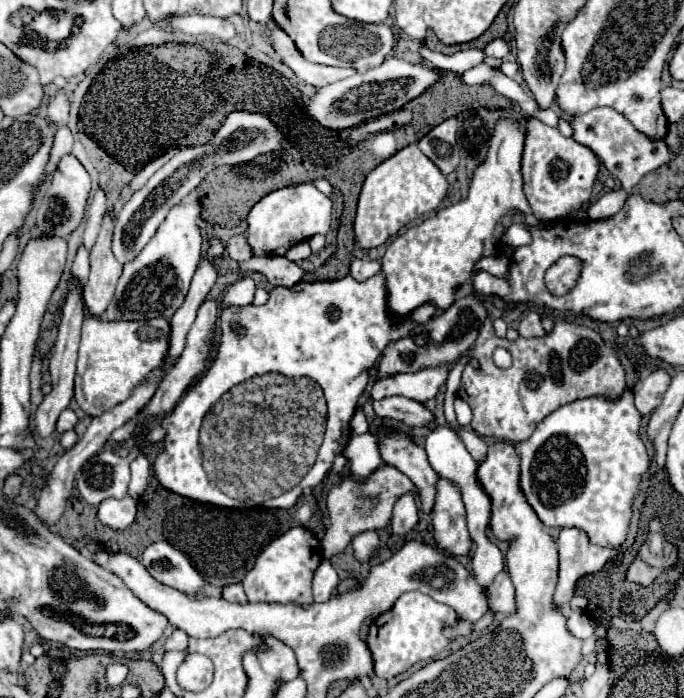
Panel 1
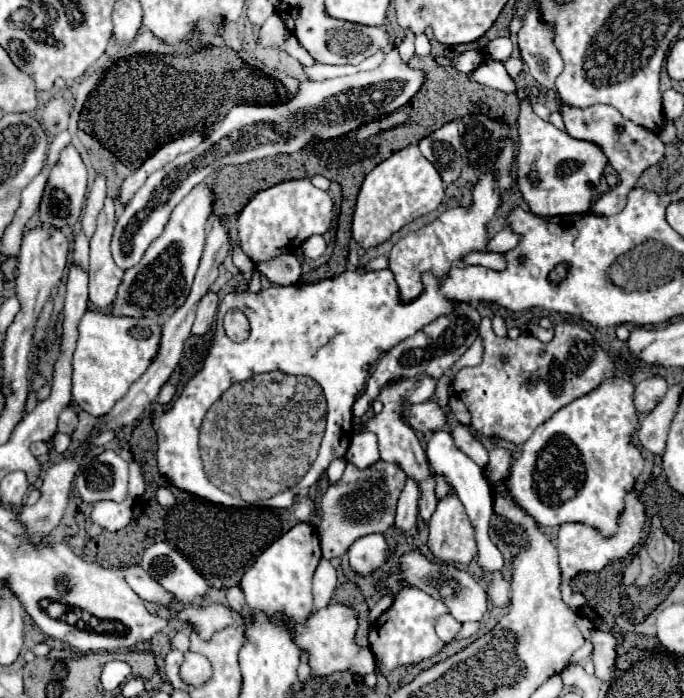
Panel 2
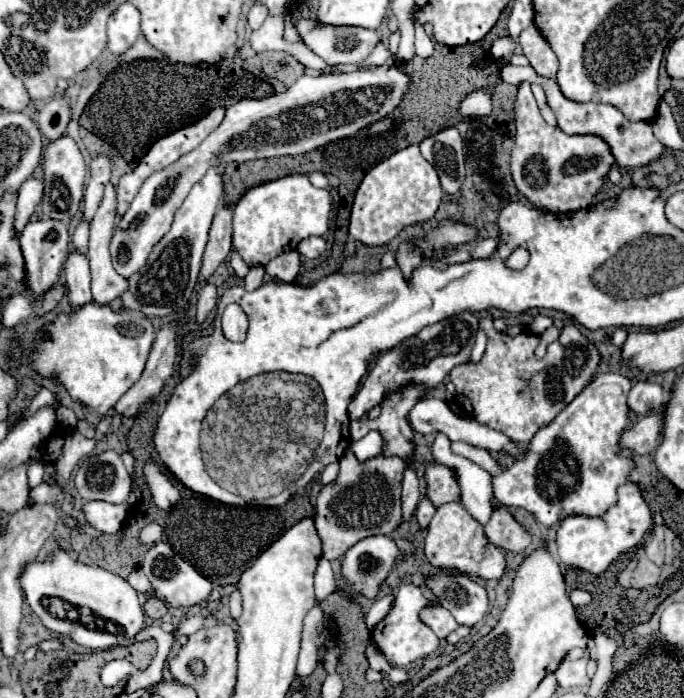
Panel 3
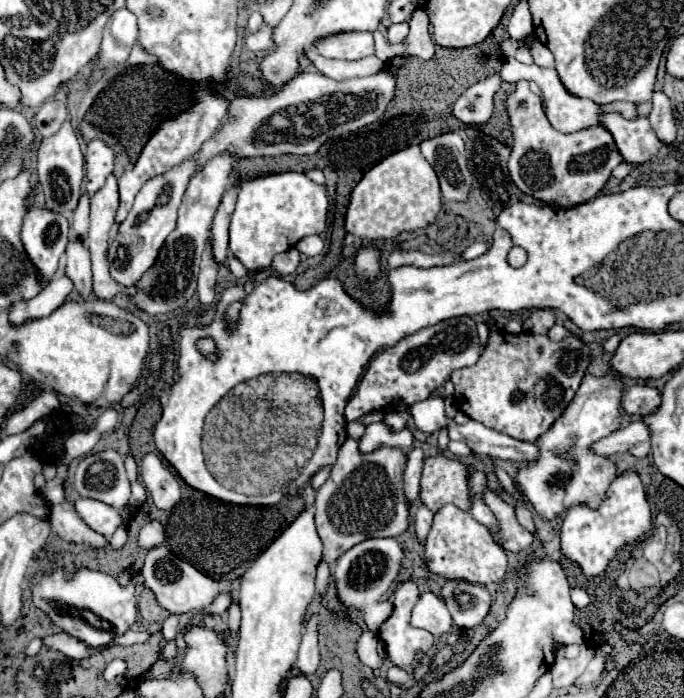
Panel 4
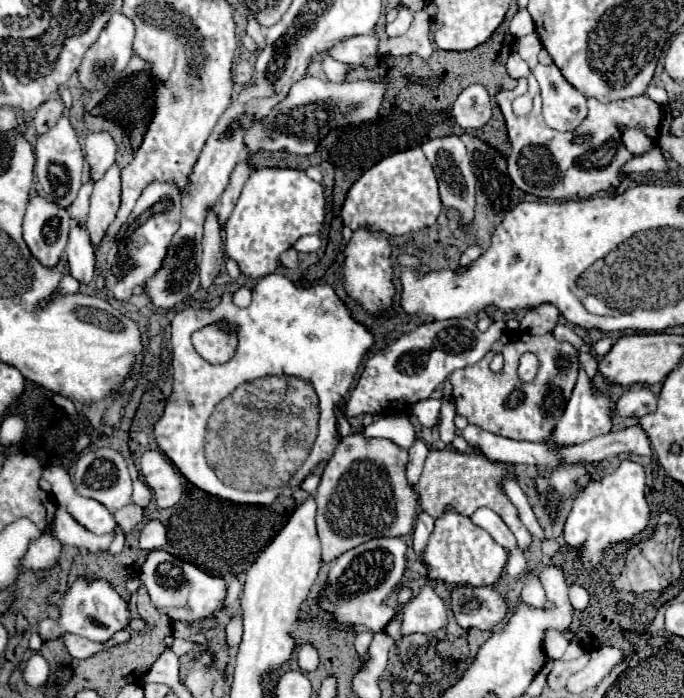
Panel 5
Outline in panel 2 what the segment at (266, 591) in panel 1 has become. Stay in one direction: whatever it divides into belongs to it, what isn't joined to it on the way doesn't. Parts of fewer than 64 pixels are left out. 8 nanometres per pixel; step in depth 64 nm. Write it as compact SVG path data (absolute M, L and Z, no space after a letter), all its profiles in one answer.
M296 524L292 530L288 530L282 538L278 538L274 544L270 544L258 560L248 568L248 572L242 576L240 588L246 596L246 608L248 612L288 612L292 620L304 620L312 612L312 574L320 562L320 540L316 536L316 530L310 524Z

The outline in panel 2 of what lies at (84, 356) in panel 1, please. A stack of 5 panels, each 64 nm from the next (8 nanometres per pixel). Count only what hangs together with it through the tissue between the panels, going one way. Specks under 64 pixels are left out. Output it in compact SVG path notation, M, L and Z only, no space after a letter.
M88 310L78 326L80 338L74 352L72 398L76 404L88 402L88 414L104 416L128 388L148 370L160 348L160 324L152 318L110 316Z

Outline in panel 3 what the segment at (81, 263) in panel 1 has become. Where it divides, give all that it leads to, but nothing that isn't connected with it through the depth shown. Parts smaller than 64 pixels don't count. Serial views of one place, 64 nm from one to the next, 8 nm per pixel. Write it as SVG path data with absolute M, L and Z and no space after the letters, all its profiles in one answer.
M84 220L76 226L76 230L72 234L72 244L74 244L74 250L78 254L86 254L88 252L88 224Z

